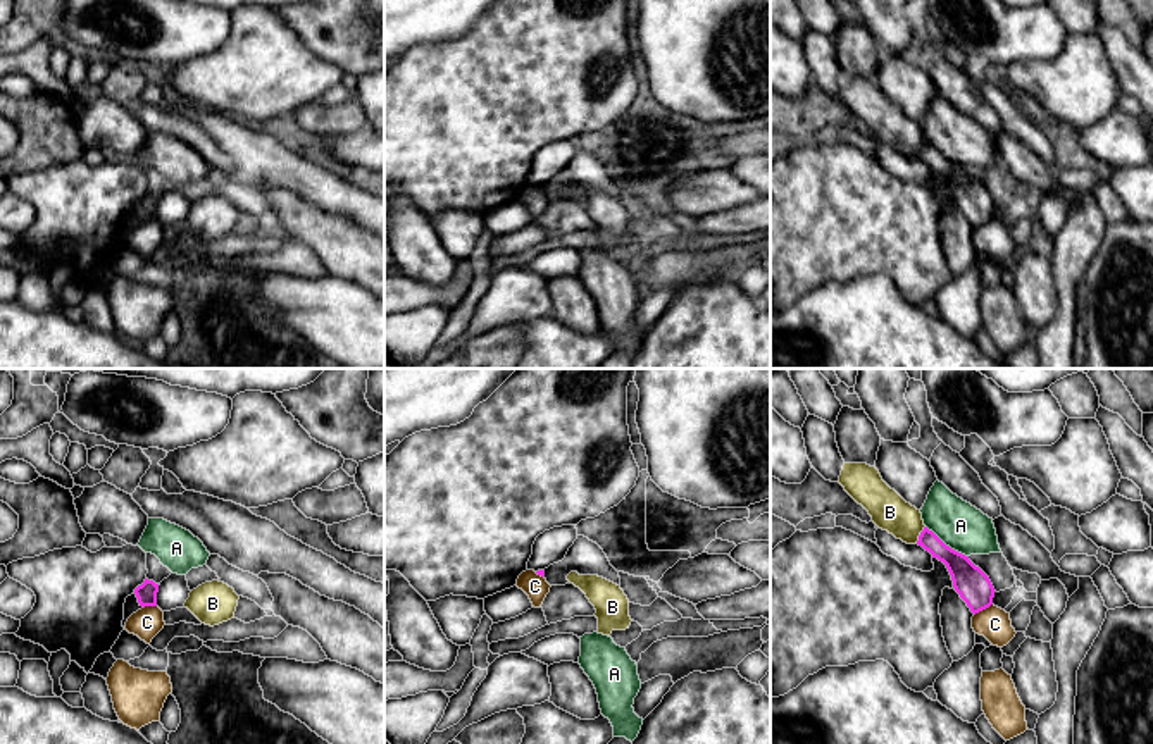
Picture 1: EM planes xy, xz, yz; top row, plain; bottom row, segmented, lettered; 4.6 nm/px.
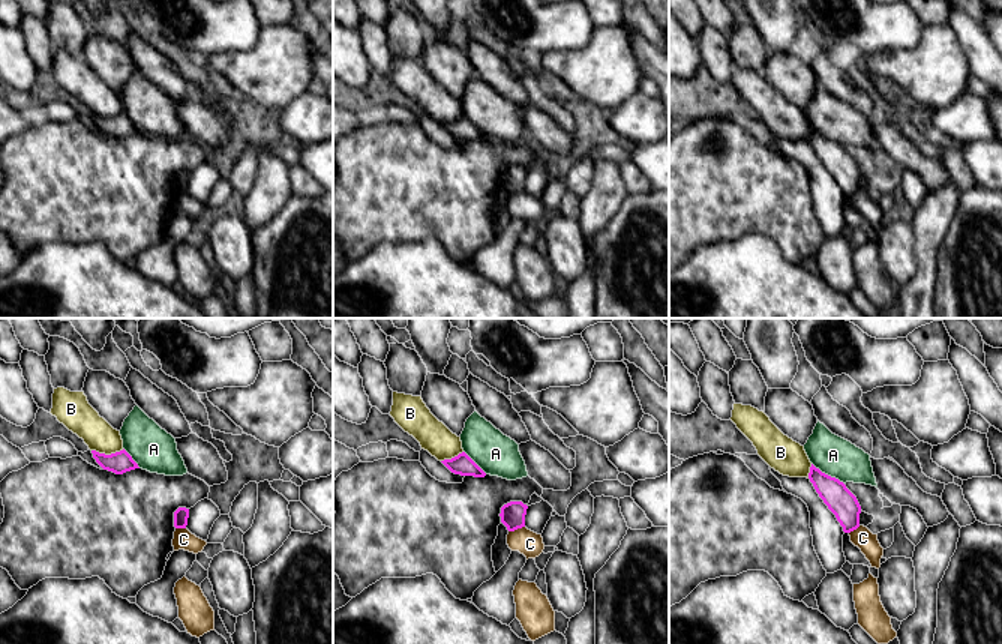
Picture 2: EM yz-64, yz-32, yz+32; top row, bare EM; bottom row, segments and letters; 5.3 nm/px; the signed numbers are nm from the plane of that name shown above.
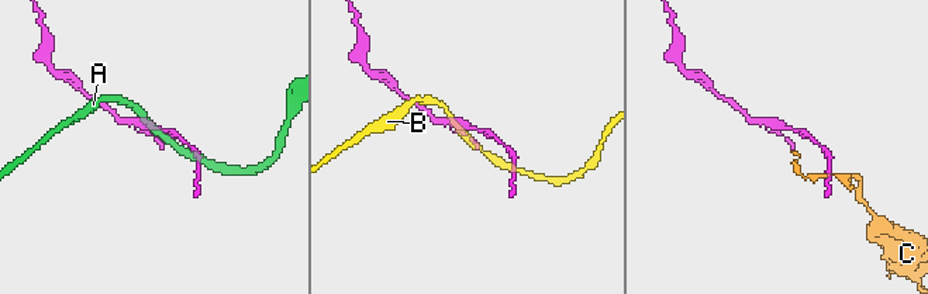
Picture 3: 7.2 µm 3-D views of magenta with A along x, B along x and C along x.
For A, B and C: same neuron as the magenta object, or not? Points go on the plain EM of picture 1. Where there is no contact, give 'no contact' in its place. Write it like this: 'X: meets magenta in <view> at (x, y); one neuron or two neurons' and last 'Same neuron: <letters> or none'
A: meets magenta in yz at (945, 159); two neurons
B: meets magenta in yz at (921, 148); two neurons
C: meets magenta in yz at (983, 223); two neurons
Same neuron: none

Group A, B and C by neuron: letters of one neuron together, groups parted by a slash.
A B / C

